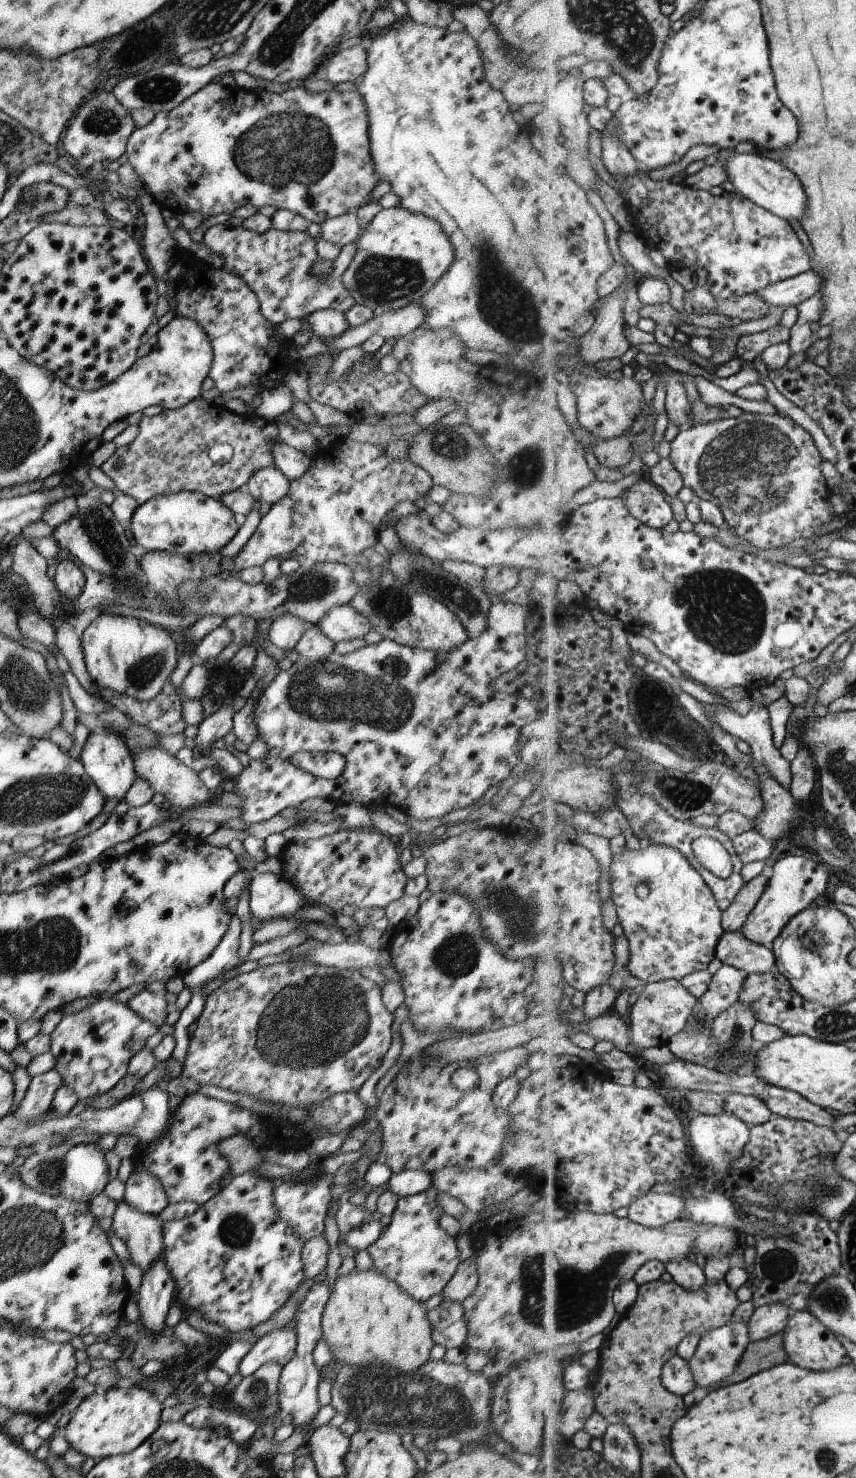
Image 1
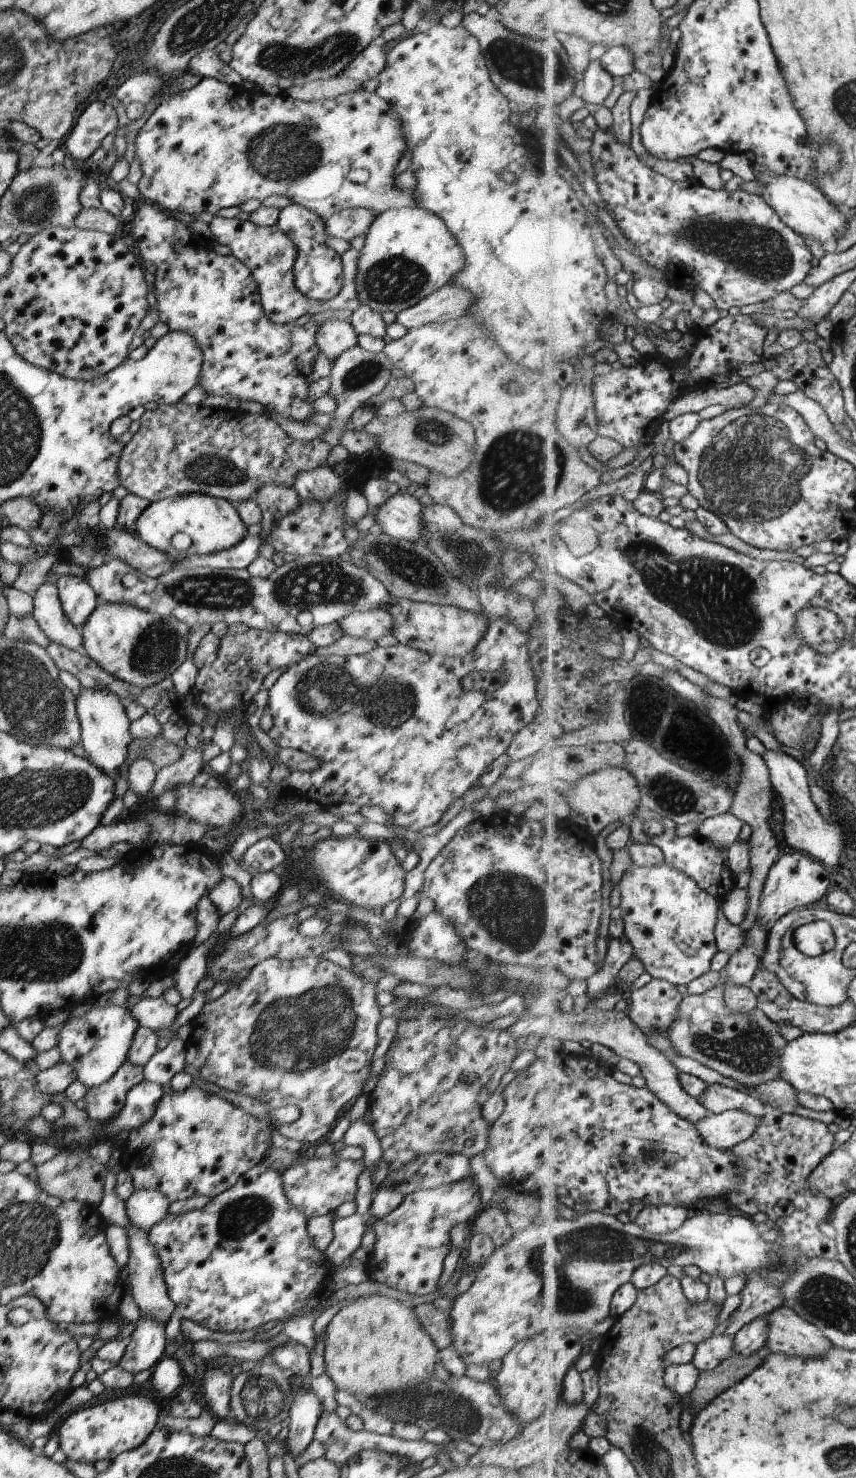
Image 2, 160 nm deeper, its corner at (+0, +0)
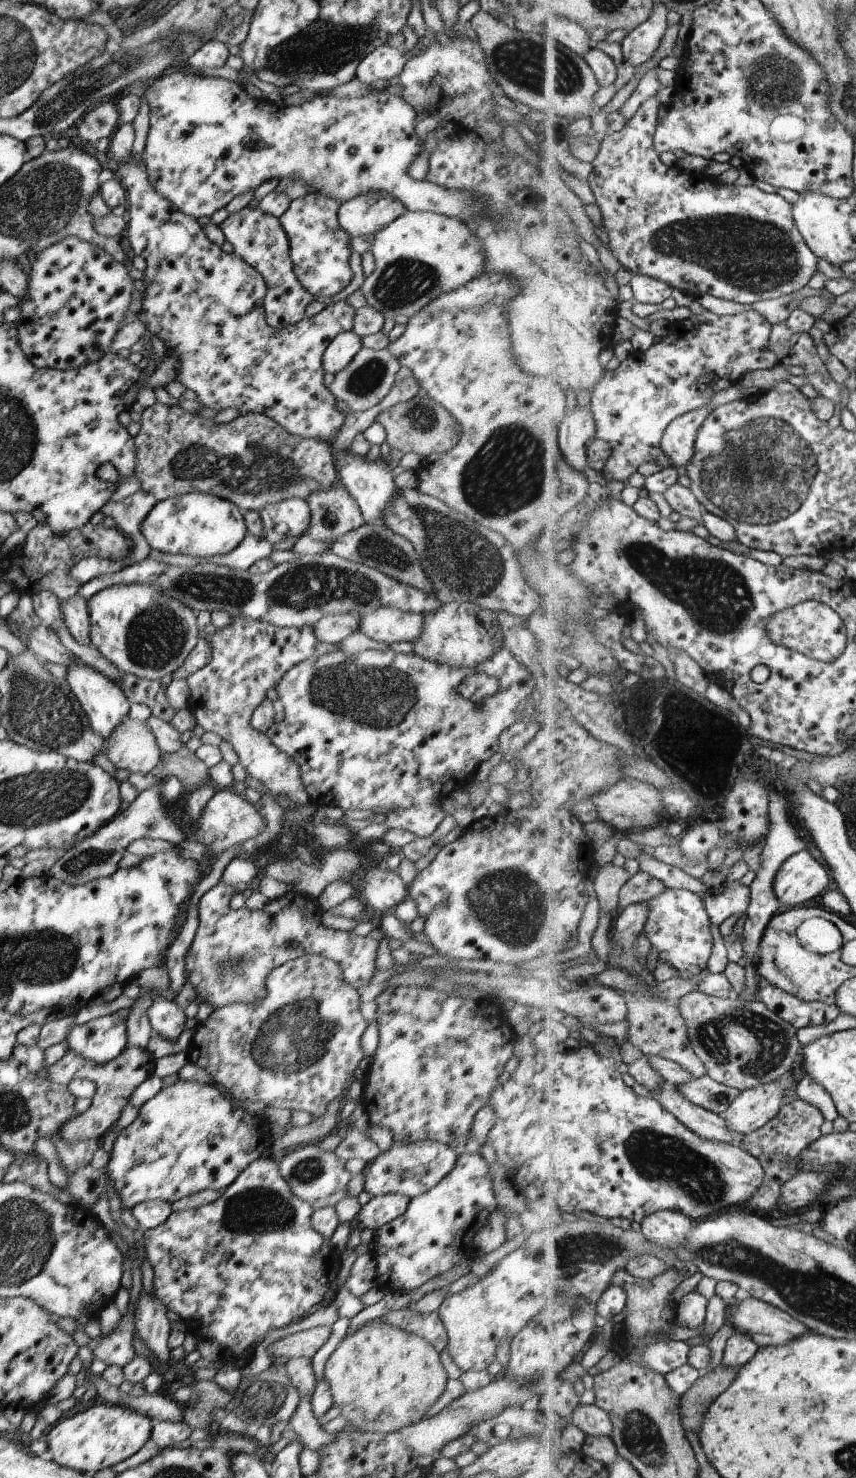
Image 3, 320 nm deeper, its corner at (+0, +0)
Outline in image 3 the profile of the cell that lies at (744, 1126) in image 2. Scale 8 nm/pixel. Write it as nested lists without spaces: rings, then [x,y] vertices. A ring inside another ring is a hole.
[[[799,1070],[787,1071],[779,1080],[741,1091],[729,1110],[723,1114],[727,1124],[741,1136],[763,1128],[781,1109],[797,1098]]]

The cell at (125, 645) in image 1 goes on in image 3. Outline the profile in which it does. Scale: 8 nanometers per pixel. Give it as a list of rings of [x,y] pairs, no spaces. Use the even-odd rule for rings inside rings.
[[[153,582],[111,585],[98,591],[86,601],[89,638],[95,647],[120,673],[129,673],[140,679],[157,680],[171,676],[174,670],[182,666],[187,653],[195,646],[199,634],[195,626],[196,616],[182,601],[169,598],[158,591]]]

